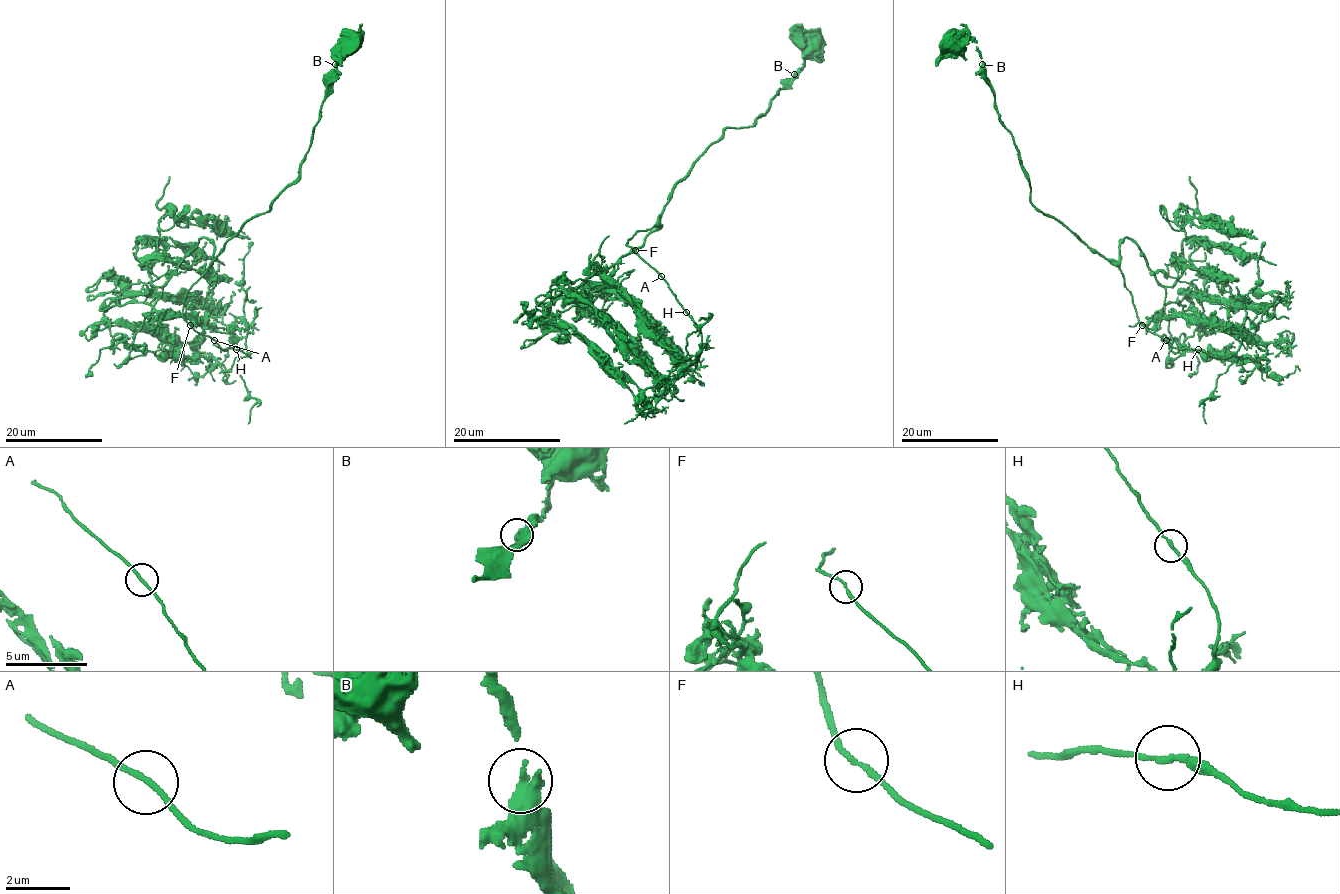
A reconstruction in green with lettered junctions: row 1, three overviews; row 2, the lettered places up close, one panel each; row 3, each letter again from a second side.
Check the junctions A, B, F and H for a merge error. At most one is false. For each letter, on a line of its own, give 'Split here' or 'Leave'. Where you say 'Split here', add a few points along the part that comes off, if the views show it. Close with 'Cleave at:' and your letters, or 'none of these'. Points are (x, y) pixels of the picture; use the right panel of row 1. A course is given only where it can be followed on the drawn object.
A: Leave
B: Leave
F: Leave
H: Leave
Cleave at: none of these

